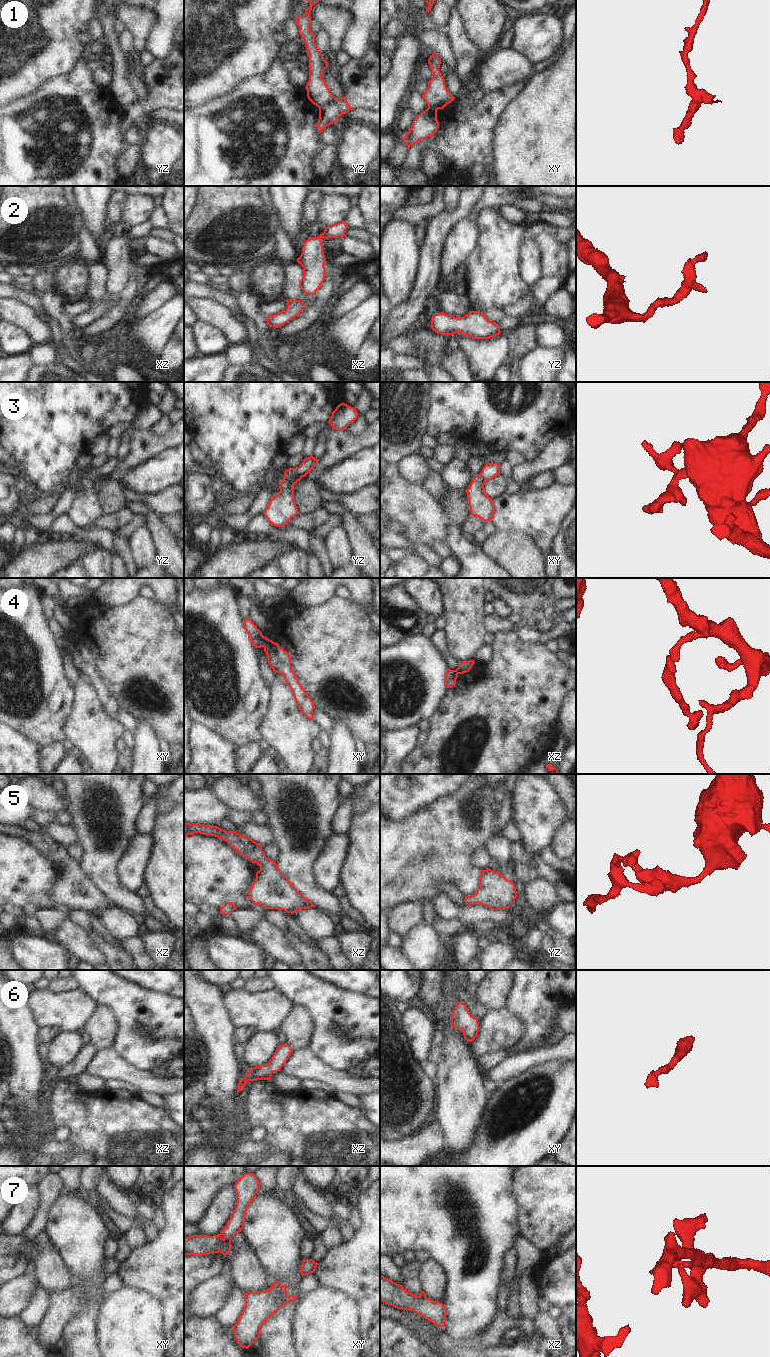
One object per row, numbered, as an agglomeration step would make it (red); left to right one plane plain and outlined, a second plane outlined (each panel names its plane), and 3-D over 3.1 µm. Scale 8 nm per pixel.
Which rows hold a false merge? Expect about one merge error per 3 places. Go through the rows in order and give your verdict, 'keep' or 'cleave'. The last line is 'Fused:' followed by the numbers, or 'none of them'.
1: cleave
2: keep
3: cleave
4: cleave
5: keep
6: keep
7: cleave
Fused: 1, 3, 4, 7

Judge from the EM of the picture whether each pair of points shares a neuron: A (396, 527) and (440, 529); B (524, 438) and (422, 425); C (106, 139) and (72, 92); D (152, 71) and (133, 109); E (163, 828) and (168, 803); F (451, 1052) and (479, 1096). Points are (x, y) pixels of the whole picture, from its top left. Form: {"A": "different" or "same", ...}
{"A": "different", "B": "different", "C": "same", "D": "same", "E": "different", "F": "same"}

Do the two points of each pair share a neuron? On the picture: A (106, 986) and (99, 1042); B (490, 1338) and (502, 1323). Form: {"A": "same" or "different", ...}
{"A": "different", "B": "same"}

